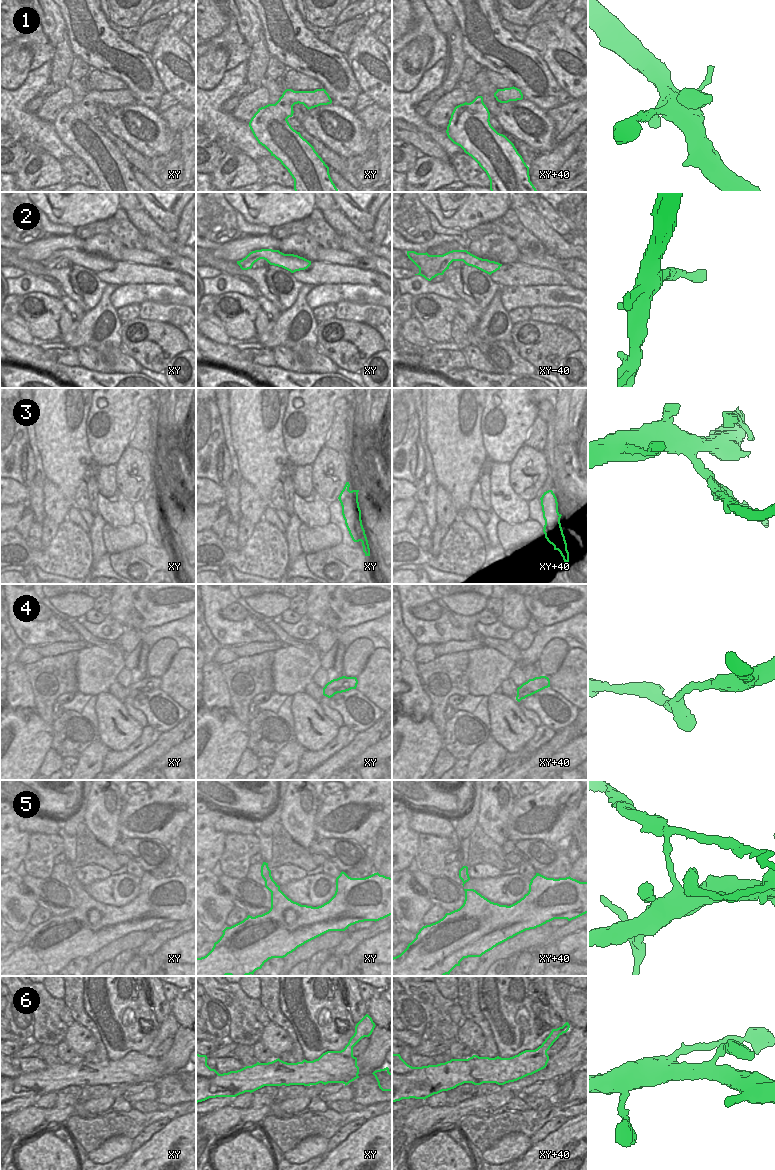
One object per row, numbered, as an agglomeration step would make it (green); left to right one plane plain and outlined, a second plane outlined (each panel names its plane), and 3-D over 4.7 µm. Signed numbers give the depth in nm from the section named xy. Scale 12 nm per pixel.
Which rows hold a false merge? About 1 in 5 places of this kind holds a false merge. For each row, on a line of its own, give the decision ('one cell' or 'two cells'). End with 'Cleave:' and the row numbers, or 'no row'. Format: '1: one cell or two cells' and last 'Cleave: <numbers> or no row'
1: one cell
2: one cell
3: two cells
4: one cell
5: two cells
6: one cell
Cleave: 3, 5

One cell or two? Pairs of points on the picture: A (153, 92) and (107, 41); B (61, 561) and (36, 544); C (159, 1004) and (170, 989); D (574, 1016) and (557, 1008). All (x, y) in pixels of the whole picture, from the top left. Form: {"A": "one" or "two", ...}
{"A": "one", "B": "two", "C": "two", "D": "two"}

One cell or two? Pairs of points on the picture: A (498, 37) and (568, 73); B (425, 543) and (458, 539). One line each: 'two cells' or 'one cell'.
A: two cells
B: two cells

